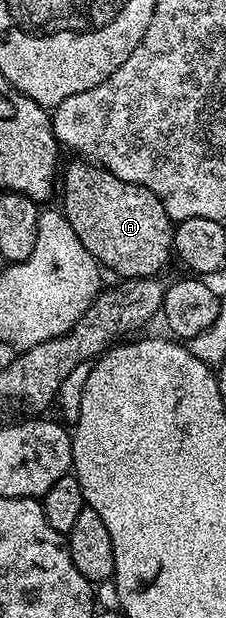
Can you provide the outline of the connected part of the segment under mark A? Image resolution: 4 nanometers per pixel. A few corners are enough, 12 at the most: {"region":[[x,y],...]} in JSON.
{"region":[[66,162],[69,227],[116,278],[159,277],[173,222],[149,187]]}

